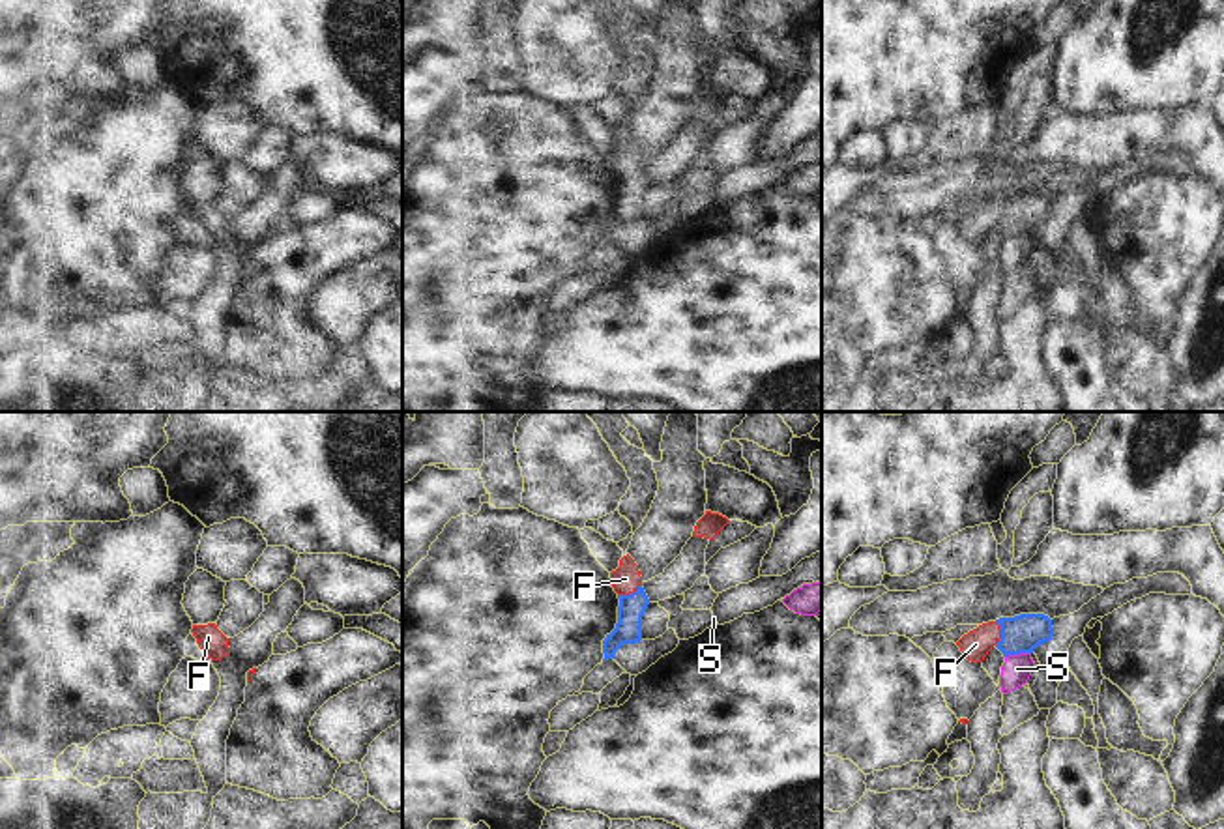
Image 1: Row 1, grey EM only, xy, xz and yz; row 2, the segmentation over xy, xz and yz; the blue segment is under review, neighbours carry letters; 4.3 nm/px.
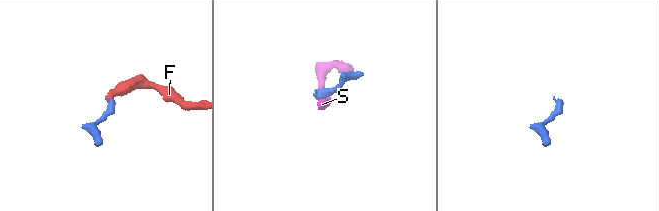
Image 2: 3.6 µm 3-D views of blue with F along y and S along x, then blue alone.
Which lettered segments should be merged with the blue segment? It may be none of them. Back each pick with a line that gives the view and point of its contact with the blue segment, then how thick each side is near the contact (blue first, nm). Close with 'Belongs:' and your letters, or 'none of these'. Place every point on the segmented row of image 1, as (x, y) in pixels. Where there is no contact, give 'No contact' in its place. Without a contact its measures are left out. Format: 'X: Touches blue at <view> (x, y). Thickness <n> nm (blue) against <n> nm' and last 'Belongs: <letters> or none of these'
F: Touches blue at xz (629, 594). Thickness 120 nm (blue) against 120 nm
Belongs: F

